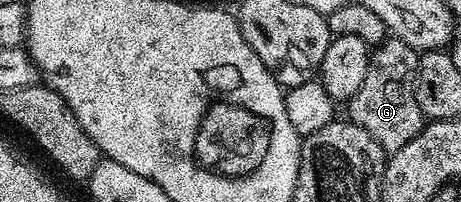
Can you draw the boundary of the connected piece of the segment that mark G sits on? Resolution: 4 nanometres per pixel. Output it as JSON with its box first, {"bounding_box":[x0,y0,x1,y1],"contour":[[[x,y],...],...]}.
{"bounding_box":[347,36,426,155],"contour":[[[389,36],[369,56],[366,79],[362,79],[362,87],[358,87],[351,101],[347,102],[351,124],[367,131],[370,139],[374,139],[385,154],[391,155],[406,147],[406,143],[410,143],[410,139],[417,137],[425,127],[426,118],[416,98],[419,62],[419,52],[407,46],[402,39]]]}

